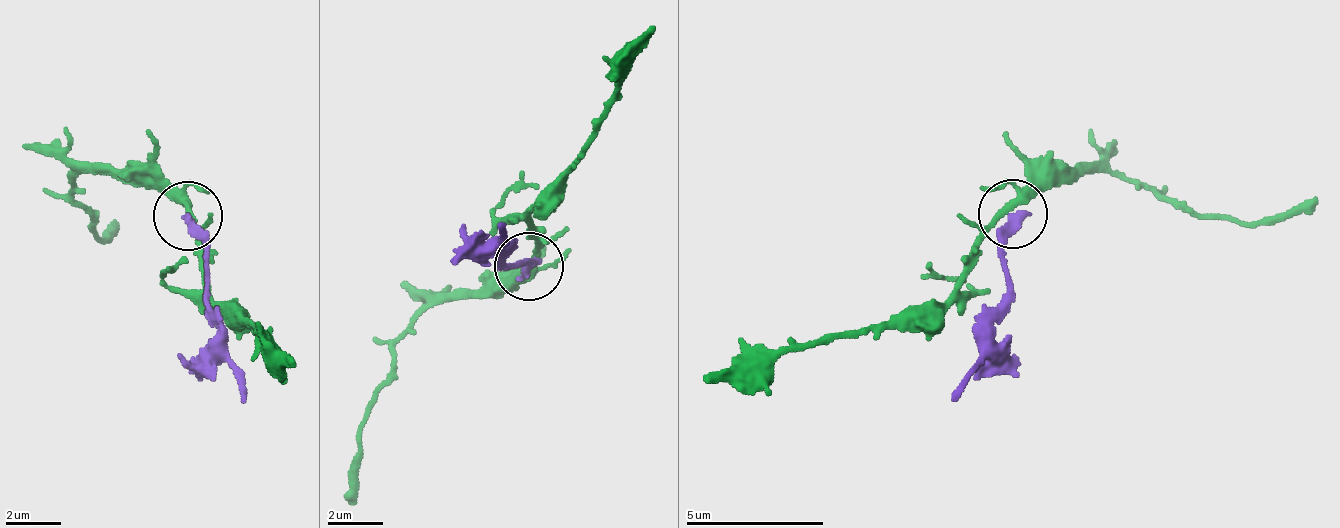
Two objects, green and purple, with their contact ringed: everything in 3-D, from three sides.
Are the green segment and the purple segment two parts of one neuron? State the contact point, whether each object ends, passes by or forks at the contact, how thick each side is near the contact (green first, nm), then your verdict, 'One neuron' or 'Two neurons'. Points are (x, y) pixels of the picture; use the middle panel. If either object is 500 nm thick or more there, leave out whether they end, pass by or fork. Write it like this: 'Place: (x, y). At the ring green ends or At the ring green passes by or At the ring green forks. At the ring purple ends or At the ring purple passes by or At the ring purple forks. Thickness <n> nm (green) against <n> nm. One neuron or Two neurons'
Place: (528, 266). At the ring green forks. At the ring purple ends. Thickness 240 nm (green) against 400 nm. Two neurons

